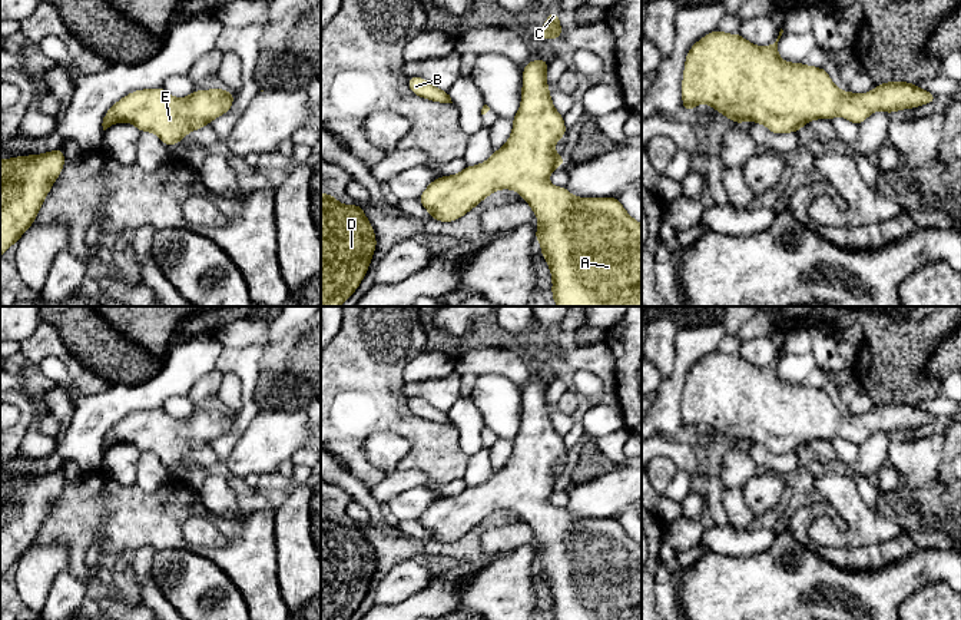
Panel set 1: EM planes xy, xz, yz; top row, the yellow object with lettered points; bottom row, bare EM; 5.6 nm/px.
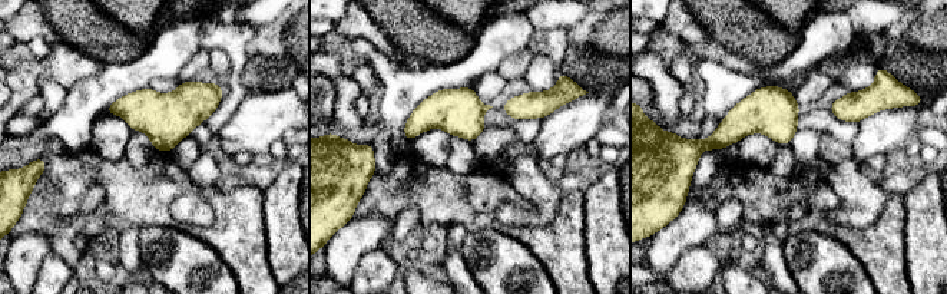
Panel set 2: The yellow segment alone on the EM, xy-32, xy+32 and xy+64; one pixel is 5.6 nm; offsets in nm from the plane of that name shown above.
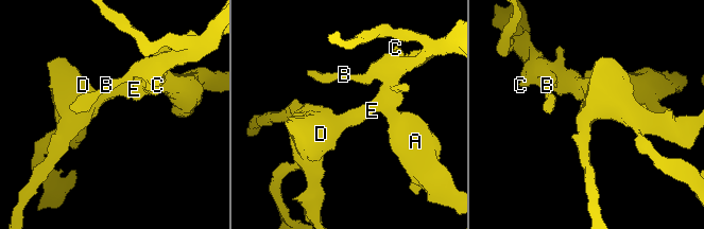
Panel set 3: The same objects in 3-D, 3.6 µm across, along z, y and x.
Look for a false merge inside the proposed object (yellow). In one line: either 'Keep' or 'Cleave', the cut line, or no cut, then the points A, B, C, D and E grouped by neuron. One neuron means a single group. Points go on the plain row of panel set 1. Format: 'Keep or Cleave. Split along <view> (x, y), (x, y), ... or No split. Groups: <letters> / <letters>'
Keep. No split. Groups: A B C D E

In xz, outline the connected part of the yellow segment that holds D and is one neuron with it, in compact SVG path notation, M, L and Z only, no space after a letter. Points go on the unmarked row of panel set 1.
M321 514L321 620L348 620L364 600L377 560L362 527L342 525L335 517Z

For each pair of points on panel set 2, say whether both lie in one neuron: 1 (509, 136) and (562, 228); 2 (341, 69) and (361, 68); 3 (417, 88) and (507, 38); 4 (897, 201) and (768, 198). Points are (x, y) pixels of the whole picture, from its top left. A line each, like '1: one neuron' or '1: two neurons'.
1: two neurons
2: two neurons
3: one neuron
4: one neuron

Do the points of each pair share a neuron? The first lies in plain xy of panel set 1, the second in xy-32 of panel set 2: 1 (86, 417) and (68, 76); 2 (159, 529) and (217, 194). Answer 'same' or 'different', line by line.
1: different
2: same

